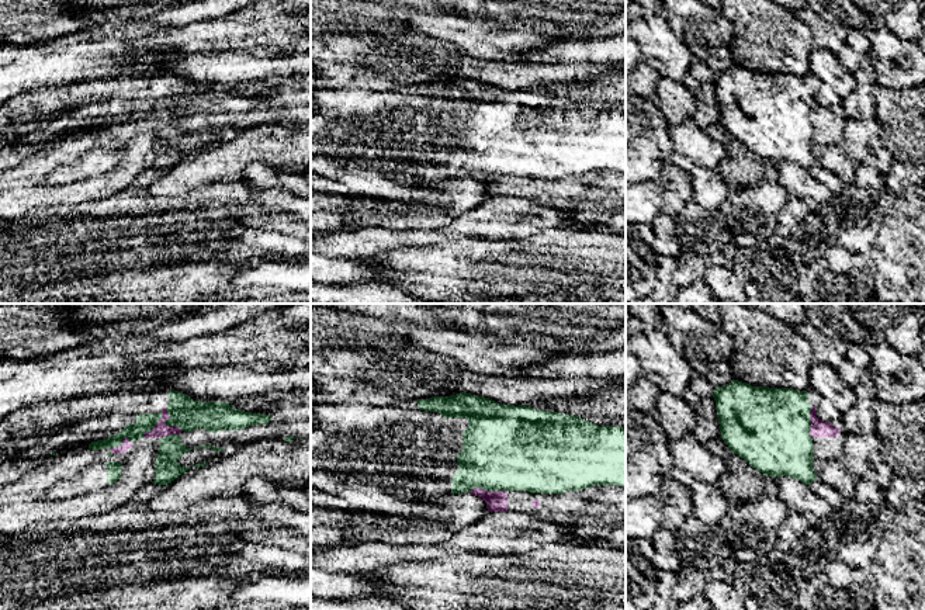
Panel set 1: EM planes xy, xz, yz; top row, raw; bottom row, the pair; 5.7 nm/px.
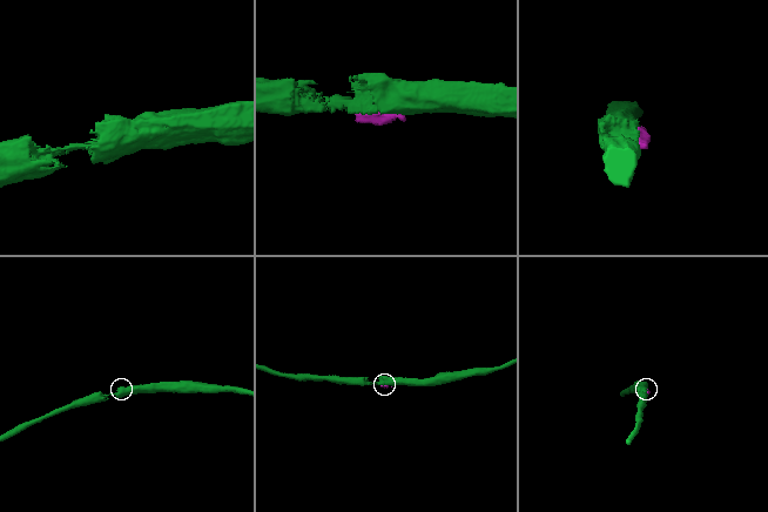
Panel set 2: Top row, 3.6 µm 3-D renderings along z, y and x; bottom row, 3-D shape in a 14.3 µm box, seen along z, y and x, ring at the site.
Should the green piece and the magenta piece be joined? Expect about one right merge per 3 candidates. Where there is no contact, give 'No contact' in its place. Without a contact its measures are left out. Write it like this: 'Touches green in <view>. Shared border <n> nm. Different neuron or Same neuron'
Touches green in xy. Shared border 190 nm. Different neuron

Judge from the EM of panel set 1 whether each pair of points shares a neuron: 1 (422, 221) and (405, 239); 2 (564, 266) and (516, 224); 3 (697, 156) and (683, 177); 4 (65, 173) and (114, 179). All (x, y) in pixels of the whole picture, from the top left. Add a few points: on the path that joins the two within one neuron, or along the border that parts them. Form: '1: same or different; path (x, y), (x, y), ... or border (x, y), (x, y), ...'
1: different; border (447, 224), (436, 229), (383, 228)
2: different; border (561, 226), (543, 229), (529, 236), (498, 241)
3: different; border (674, 163), (686, 173)
4: different; border (70, 163), (59, 165)

